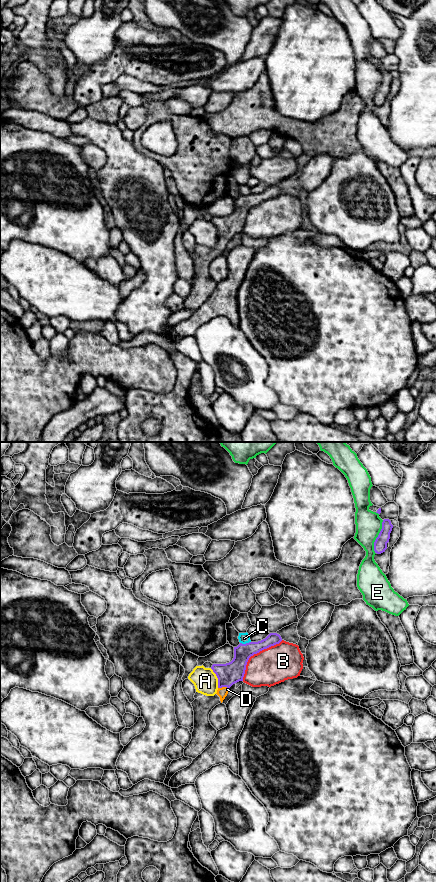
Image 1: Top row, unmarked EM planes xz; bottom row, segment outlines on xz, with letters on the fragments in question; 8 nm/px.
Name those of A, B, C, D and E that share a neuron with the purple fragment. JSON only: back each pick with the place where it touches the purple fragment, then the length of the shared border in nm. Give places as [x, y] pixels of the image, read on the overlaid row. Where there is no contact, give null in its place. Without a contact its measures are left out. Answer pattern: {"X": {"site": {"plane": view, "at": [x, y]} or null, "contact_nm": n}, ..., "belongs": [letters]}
{"D": {"site": {"plane": "xz", "at": [223, 686]}, "contact_nm": 90}, "belongs": ["D"]}

